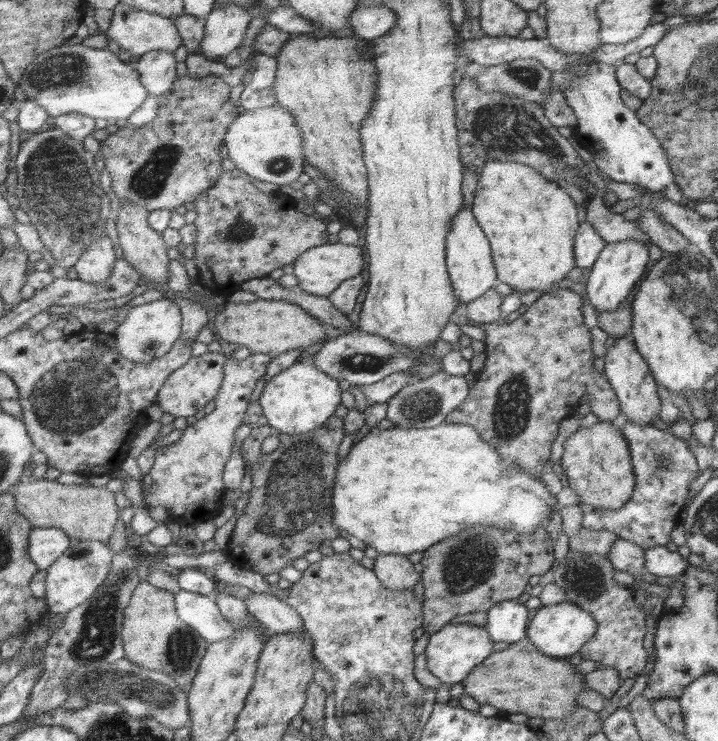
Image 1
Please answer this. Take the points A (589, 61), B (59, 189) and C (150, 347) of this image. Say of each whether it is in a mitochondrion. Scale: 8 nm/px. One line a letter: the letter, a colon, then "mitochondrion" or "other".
A: other
B: mitochondrion
C: mitochondrion

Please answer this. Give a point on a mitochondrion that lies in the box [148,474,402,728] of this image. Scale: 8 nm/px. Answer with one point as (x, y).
(183, 647)

